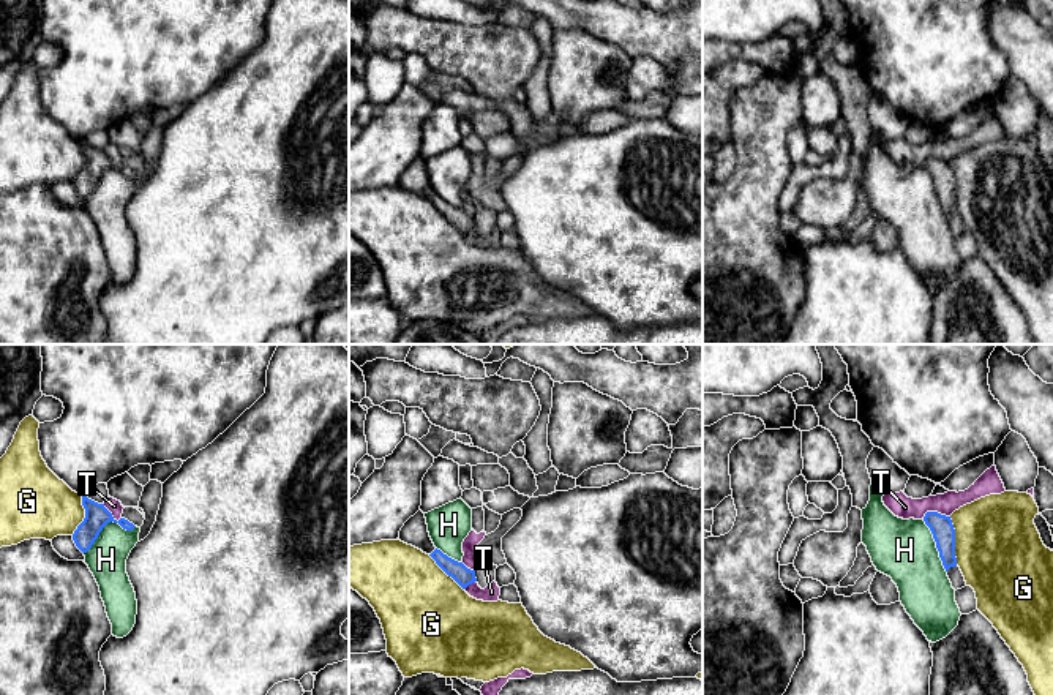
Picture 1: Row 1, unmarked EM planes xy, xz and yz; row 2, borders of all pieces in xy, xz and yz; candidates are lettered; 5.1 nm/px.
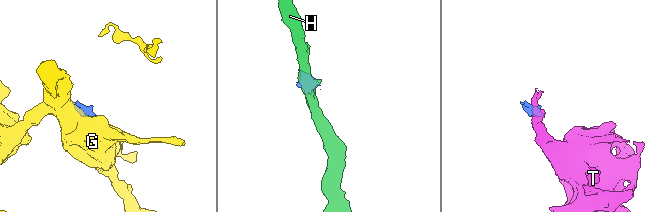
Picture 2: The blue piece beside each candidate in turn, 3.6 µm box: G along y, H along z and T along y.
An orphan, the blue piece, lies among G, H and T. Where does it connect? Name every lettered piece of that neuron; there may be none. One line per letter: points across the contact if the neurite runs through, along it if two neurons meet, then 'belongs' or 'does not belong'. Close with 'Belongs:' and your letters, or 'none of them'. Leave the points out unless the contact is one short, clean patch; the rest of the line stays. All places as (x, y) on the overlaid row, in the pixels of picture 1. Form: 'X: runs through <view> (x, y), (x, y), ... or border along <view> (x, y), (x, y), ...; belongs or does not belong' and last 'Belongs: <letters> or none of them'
G: does not belong
H: border along xy (134, 526), (127, 529), (109, 522), (84, 553); does not belong
T: border along yz (949, 517), (940, 512), (927, 512), (922, 518); does not belong
Belongs: none of them

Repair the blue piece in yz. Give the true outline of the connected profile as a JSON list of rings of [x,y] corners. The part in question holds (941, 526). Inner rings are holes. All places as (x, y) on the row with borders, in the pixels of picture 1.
[[[927,512],[924,517],[925,524],[930,528],[939,558],[952,583],[952,588],[961,589],[966,586],[965,577],[957,565],[955,558],[955,529],[950,517],[941,515],[938,512]]]

